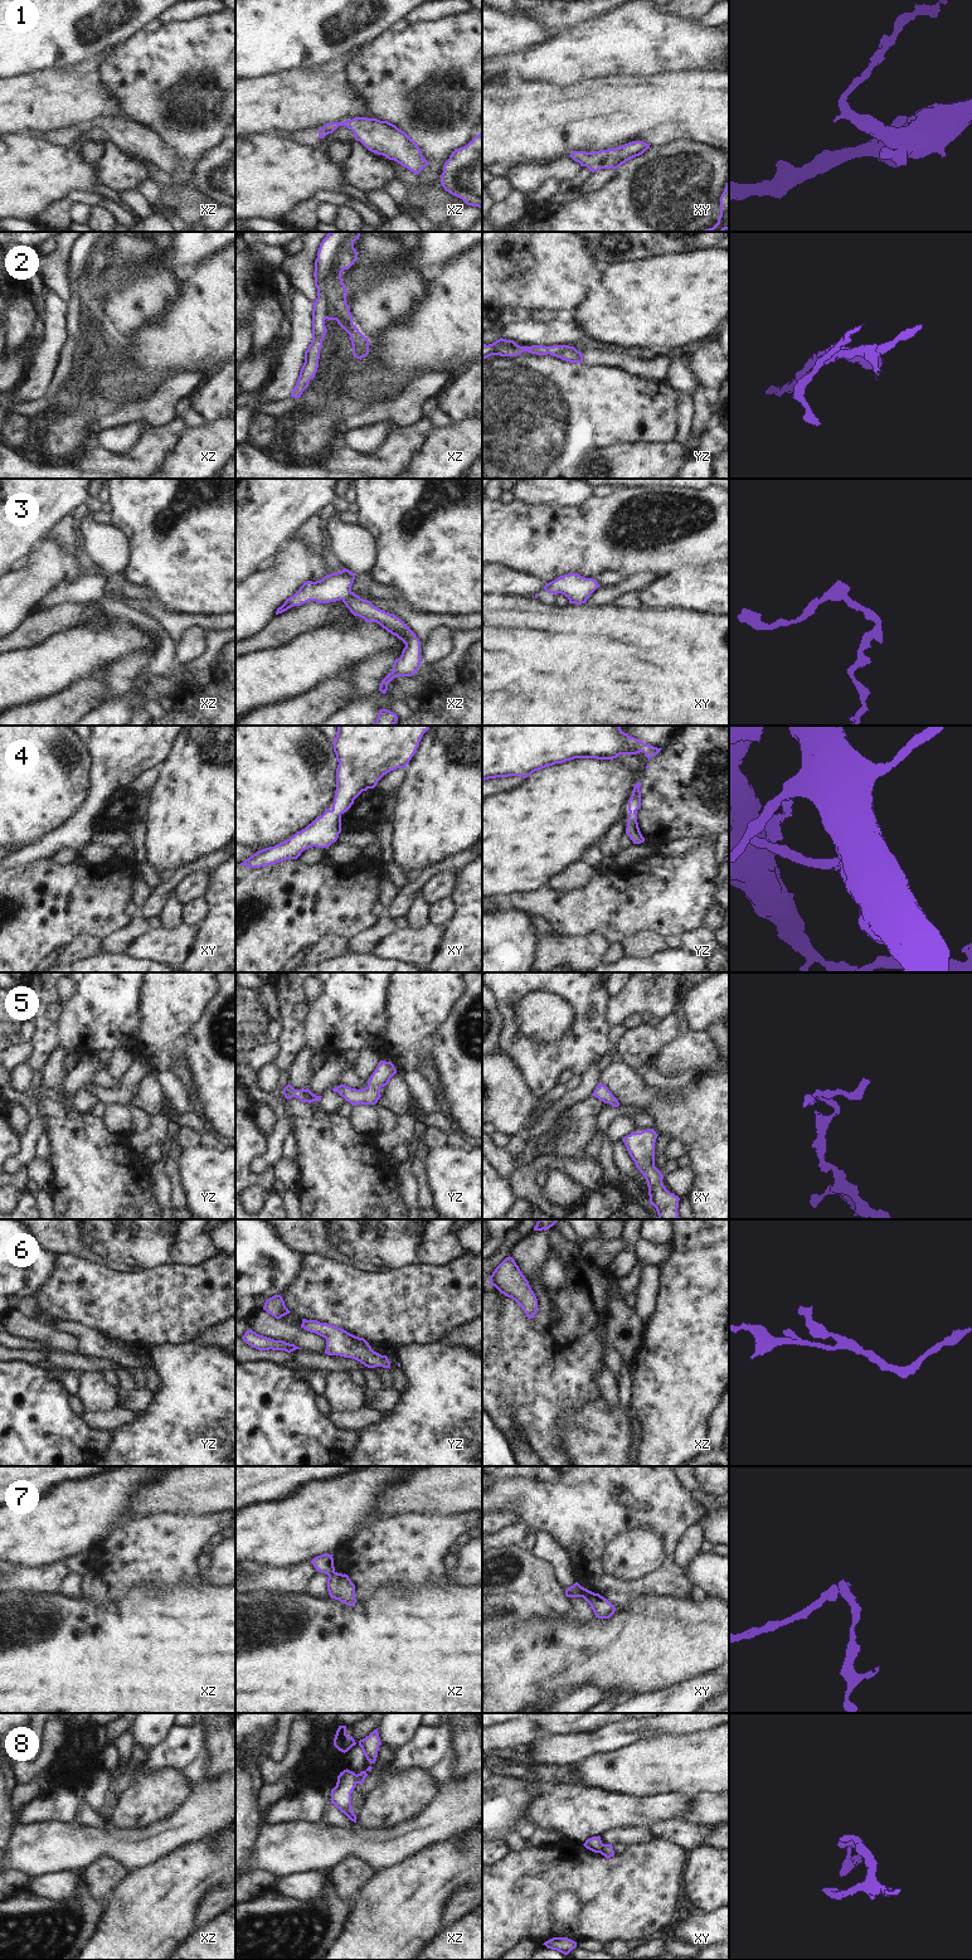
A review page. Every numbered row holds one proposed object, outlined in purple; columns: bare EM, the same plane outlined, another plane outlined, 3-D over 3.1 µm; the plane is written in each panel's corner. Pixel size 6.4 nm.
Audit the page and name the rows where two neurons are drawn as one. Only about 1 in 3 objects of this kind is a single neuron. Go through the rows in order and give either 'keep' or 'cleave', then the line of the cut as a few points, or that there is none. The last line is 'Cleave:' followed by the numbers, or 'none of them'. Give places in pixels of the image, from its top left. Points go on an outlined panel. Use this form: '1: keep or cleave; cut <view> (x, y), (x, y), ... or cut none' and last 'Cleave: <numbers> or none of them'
1: keep; cut none
2: cleave; cut xz (330, 291), (329, 300), (341, 309)
3: keep; cut none
4: keep; cut none
5: keep; cut none
6: keep; cut none
7: cleave; cut xy (579, 1586), (582, 1596)
8: cleave; cut xz (355, 1775), (356, 1783)
Cleave: 2, 7, 8

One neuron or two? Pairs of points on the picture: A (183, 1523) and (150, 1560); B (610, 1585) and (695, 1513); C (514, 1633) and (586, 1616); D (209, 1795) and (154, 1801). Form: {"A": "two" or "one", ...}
{"A": "one", "B": "one", "C": "two", "D": "two"}

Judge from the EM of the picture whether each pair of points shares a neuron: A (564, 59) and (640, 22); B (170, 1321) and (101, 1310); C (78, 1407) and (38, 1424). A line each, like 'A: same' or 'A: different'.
A: same
B: same
C: different

